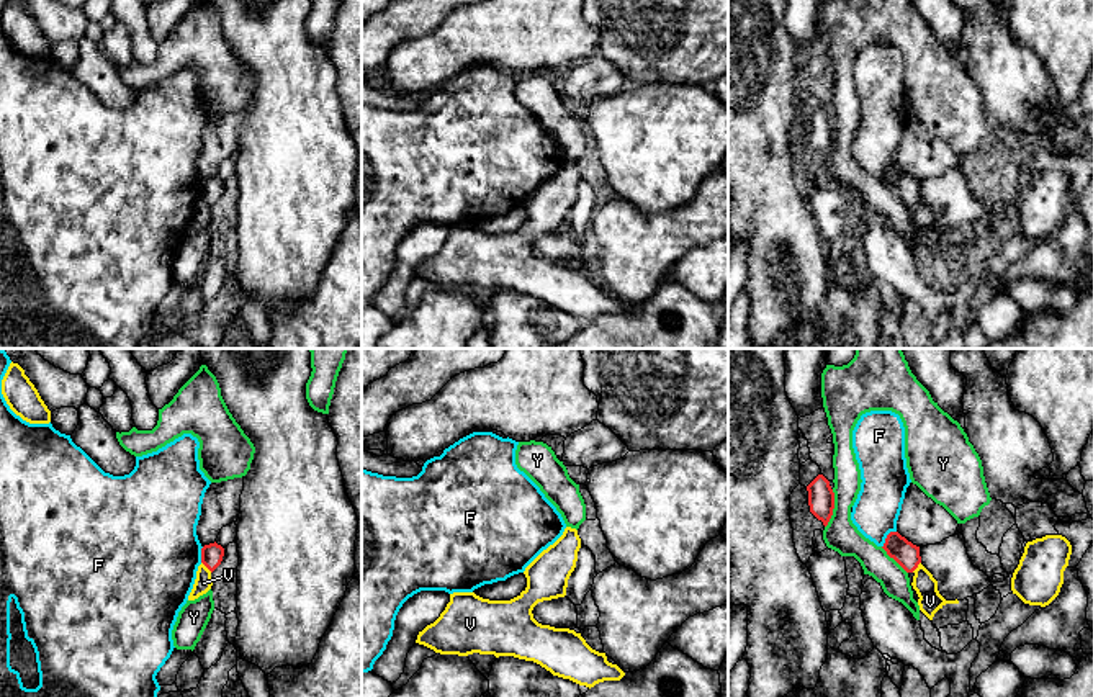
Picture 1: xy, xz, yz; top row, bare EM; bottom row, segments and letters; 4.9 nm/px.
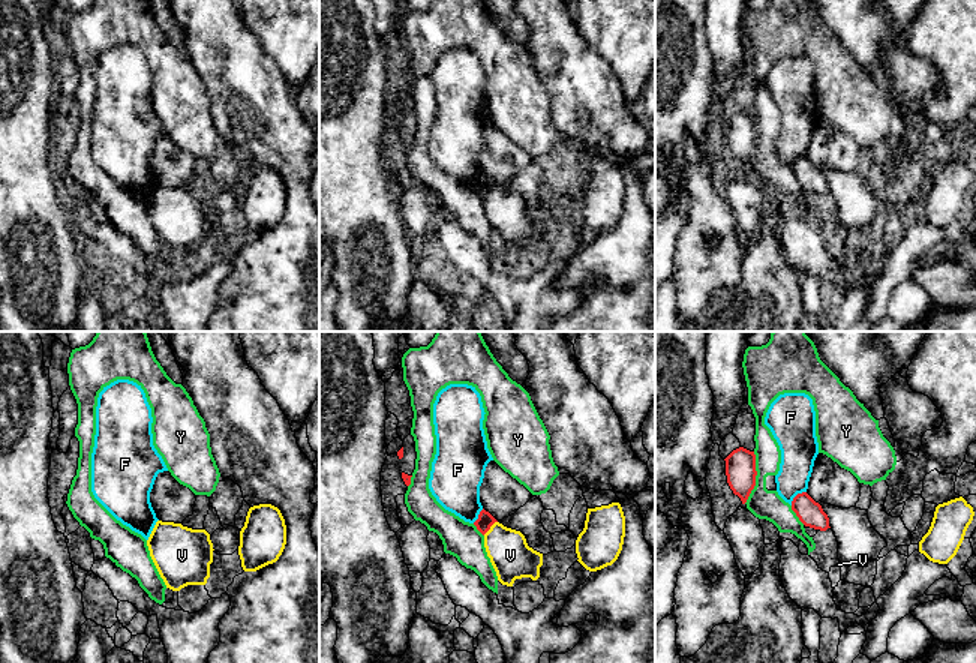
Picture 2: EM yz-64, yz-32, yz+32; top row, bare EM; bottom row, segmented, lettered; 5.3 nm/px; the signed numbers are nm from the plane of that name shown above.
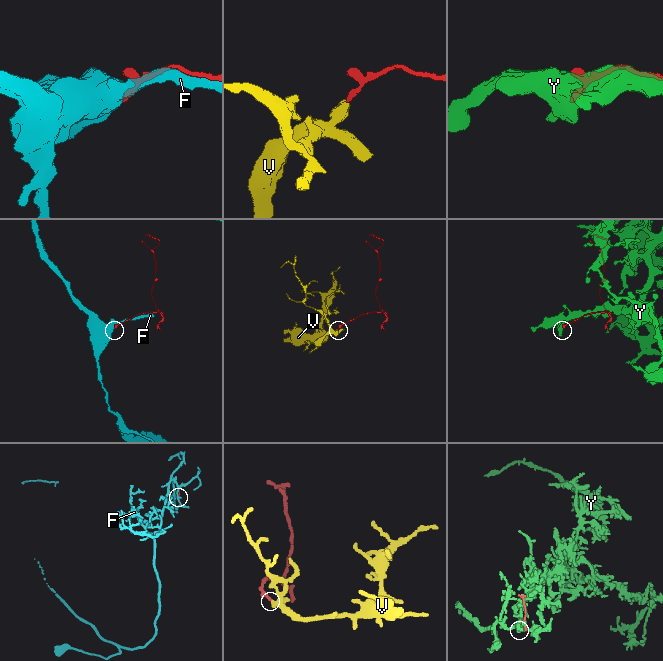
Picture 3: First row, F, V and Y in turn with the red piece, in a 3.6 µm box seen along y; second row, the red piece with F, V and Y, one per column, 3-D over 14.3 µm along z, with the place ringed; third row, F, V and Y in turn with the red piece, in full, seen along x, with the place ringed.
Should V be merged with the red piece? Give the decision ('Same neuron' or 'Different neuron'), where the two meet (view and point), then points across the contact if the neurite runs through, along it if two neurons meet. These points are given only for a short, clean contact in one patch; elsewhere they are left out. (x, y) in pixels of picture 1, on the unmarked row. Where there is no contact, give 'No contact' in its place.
Different neuron. Touches red at xy (206, 200). Boundary: xy (202, 195), (211, 205)

